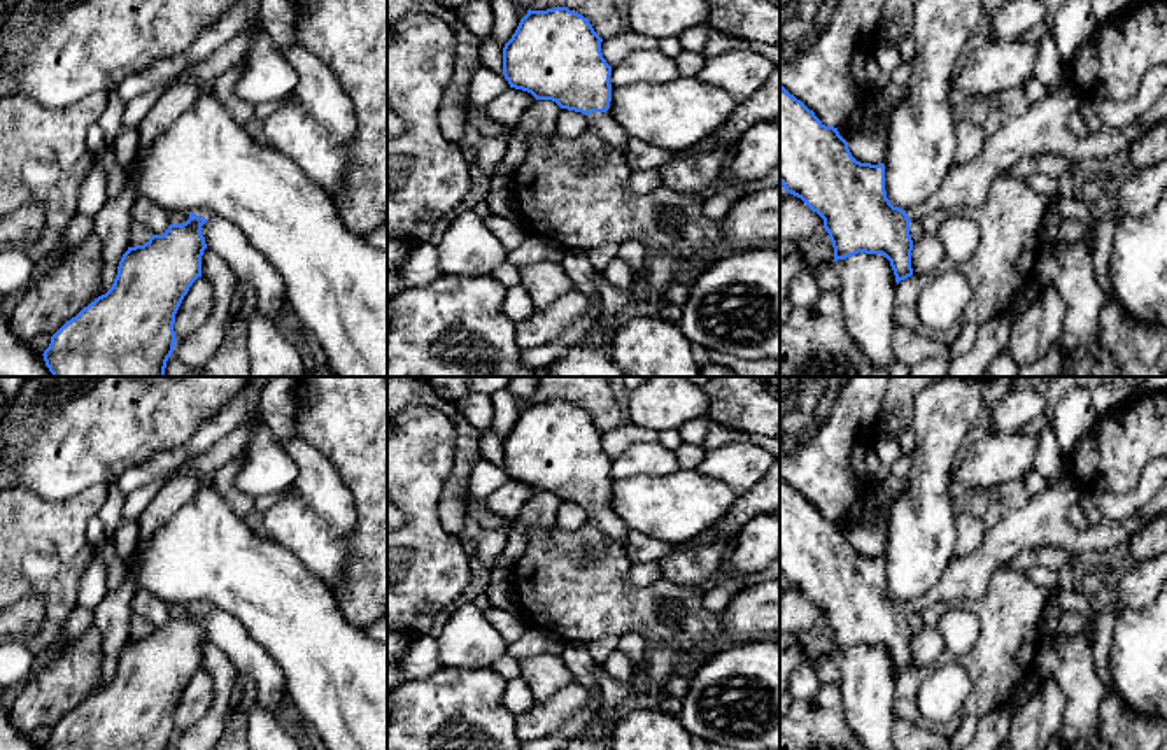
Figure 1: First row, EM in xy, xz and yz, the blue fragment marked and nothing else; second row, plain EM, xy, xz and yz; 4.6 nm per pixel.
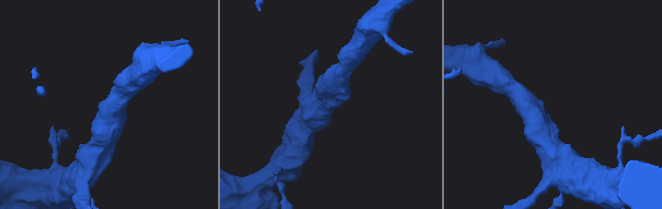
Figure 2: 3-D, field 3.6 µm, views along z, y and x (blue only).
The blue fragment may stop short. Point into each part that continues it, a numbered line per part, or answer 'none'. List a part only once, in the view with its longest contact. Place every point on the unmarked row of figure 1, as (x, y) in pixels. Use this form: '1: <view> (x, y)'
1: xz (601, 516)

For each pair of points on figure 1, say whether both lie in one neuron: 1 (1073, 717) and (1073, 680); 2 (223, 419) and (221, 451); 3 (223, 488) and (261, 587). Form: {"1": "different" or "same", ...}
{"1": "same", "2": "different", "3": "different"}

